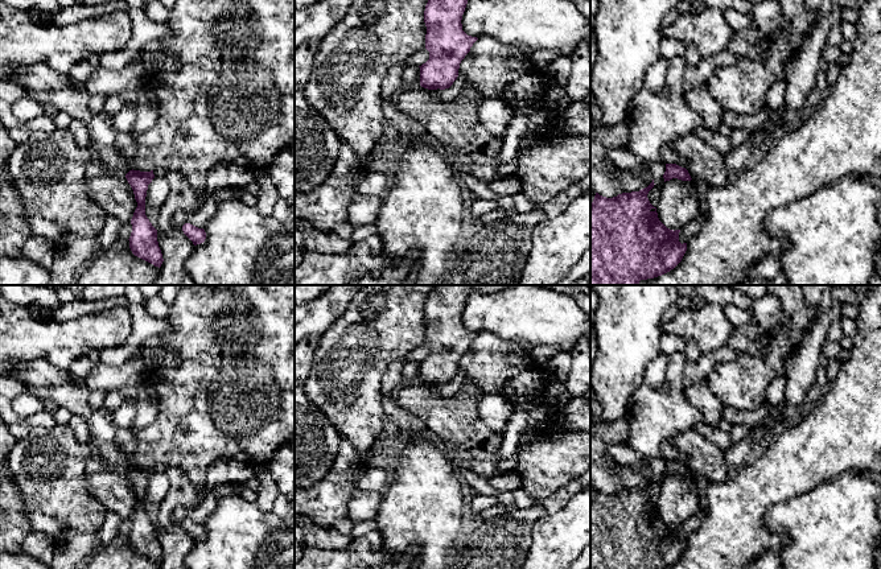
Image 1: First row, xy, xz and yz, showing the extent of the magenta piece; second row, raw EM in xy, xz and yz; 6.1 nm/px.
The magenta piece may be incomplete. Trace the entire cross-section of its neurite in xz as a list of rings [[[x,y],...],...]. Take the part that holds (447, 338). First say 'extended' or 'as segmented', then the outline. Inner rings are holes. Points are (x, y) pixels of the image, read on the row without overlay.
as segmented; [[[433,285],[424,306],[425,345],[429,355],[420,363],[420,382],[449,384],[458,372],[461,356],[477,333],[462,326],[462,310],[470,293],[502,292],[511,285]]]

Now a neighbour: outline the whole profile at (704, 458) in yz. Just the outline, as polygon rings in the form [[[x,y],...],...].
[[[689,428],[672,436],[676,446],[686,454],[692,475],[705,477],[709,483],[722,483],[729,479],[722,450],[715,442]]]

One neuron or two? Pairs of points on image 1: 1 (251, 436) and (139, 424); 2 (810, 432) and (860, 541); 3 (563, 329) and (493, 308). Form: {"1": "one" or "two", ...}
{"1": "two", "2": "two", "3": "one"}

